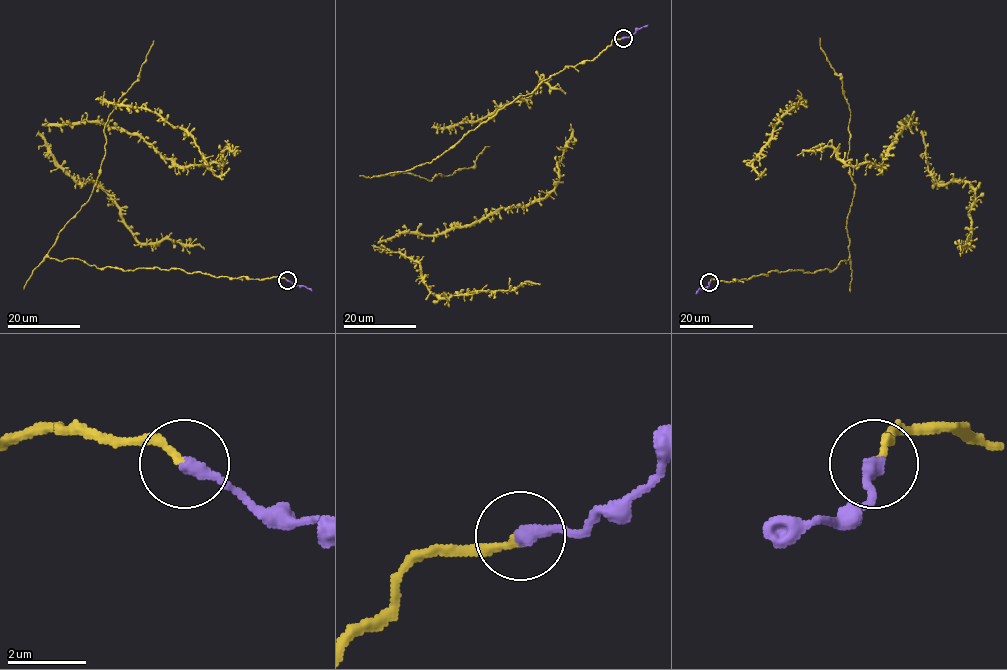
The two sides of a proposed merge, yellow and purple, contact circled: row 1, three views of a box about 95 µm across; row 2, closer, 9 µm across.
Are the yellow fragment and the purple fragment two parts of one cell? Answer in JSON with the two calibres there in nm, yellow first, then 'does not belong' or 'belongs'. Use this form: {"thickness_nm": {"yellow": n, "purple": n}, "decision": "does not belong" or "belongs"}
{"thickness_nm": {"yellow": 190, "purple": 360}, "decision": "does not belong"}

